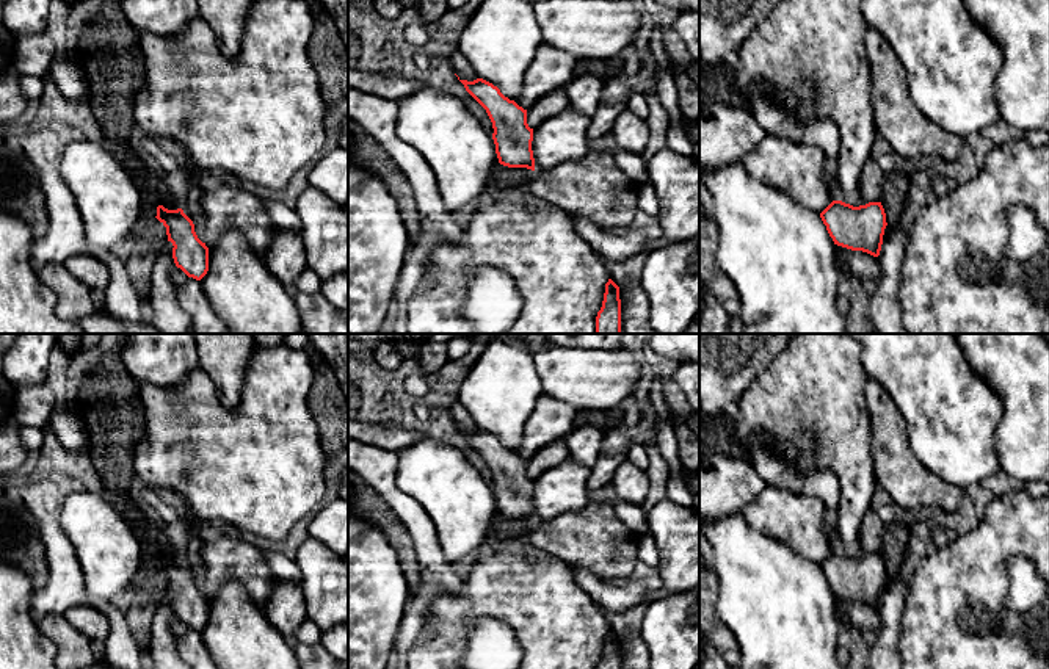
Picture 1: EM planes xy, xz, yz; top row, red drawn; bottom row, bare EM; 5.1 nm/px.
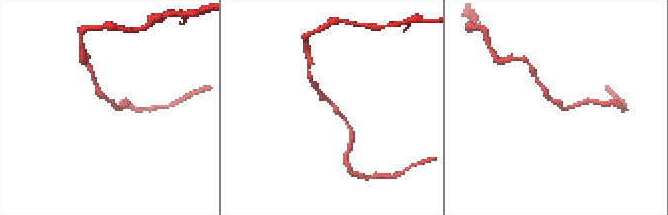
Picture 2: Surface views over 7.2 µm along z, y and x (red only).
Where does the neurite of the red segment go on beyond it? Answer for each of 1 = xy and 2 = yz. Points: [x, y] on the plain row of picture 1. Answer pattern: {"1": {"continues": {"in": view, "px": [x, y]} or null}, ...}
{"1": {"continues": null}, "2": {"continues": null}}

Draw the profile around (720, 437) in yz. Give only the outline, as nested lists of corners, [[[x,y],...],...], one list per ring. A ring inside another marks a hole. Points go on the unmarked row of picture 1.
[[[732,414],[717,417],[701,415],[704,431],[702,451],[745,457],[745,451],[735,436],[735,420]]]

